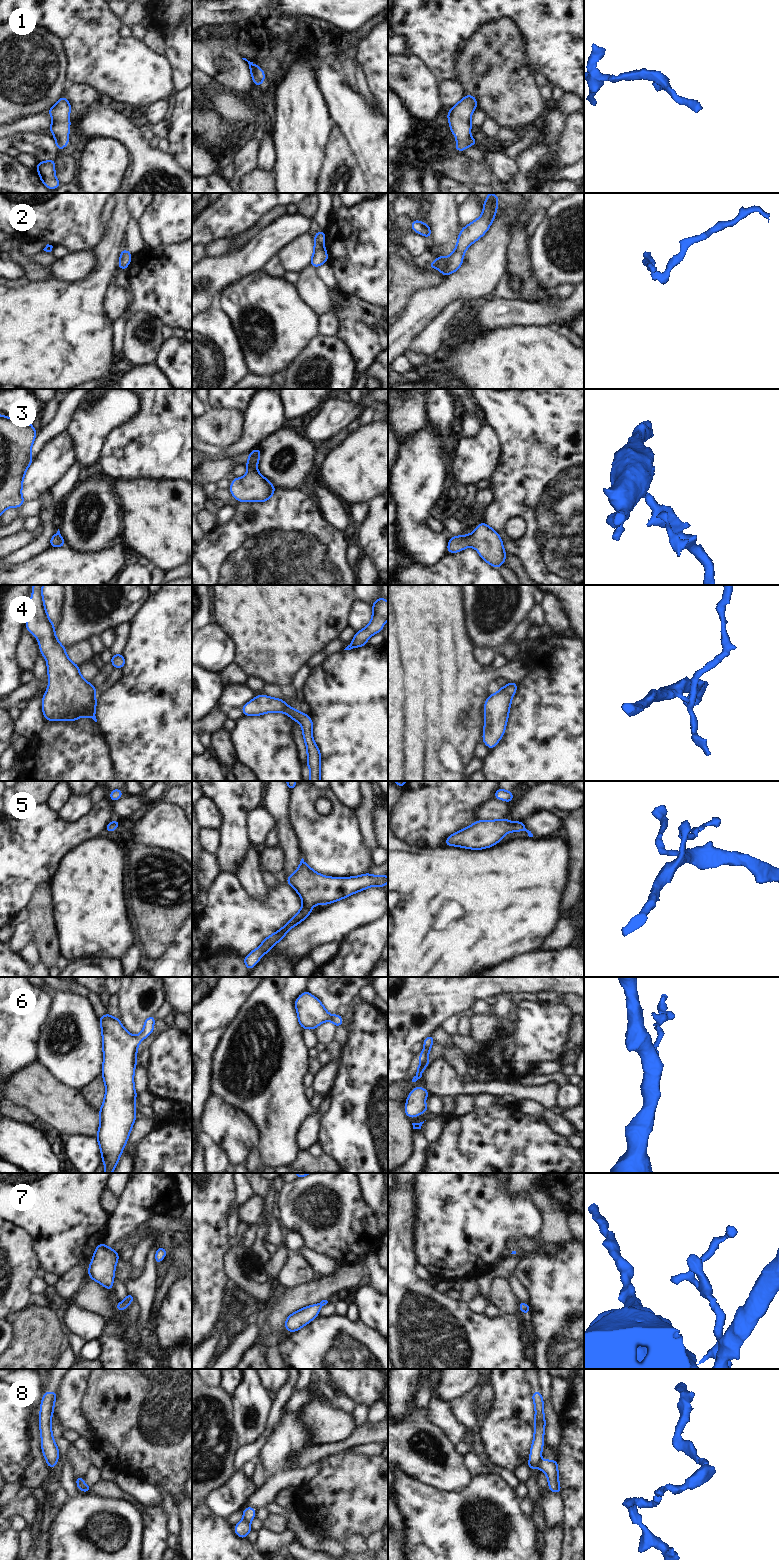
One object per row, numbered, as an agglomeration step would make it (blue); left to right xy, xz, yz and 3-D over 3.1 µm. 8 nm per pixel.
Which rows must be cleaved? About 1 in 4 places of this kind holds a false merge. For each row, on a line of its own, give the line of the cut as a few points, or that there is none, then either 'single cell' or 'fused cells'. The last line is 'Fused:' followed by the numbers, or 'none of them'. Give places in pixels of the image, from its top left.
1: cut none; single cell
2: cut xz (314, 240), (323, 246); fused cells
3: cut none; single cell
4: cut none; single cell
5: cut none; single cell
6: cut none; single cell
7: cut none; single cell
8: cut xz (243, 1518), (249, 1522); fused cells
Fused: 2, 8

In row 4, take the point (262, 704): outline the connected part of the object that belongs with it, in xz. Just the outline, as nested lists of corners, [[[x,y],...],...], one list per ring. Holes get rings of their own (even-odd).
[[[259,694],[241,708],[245,716],[259,716],[269,712],[283,712],[302,727],[303,739],[307,747],[307,766],[310,770],[309,781],[321,781],[321,754],[313,740],[313,722],[308,714],[304,714],[287,705],[279,698]]]

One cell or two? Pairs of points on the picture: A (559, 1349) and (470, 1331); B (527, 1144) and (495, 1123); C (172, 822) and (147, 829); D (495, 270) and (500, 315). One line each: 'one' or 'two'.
A: two
B: one
C: one
D: two

